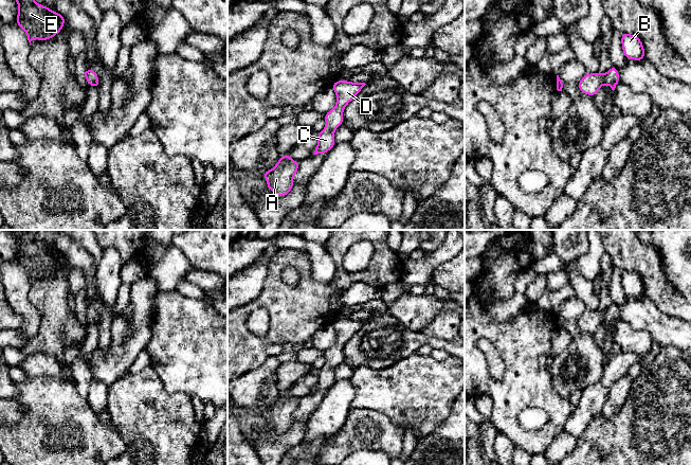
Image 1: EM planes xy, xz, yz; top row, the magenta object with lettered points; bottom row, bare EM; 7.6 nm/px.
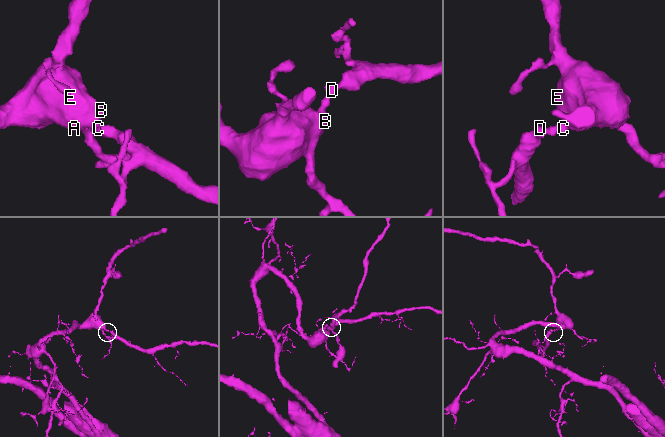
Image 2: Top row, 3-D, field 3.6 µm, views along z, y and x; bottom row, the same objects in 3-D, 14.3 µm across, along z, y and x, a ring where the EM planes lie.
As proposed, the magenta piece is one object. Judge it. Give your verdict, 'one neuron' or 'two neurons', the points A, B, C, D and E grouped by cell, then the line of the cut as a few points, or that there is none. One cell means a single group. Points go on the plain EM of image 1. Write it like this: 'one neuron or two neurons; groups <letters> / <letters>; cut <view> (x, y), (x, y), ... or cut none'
one neuron; groups A B C D E; cut none

